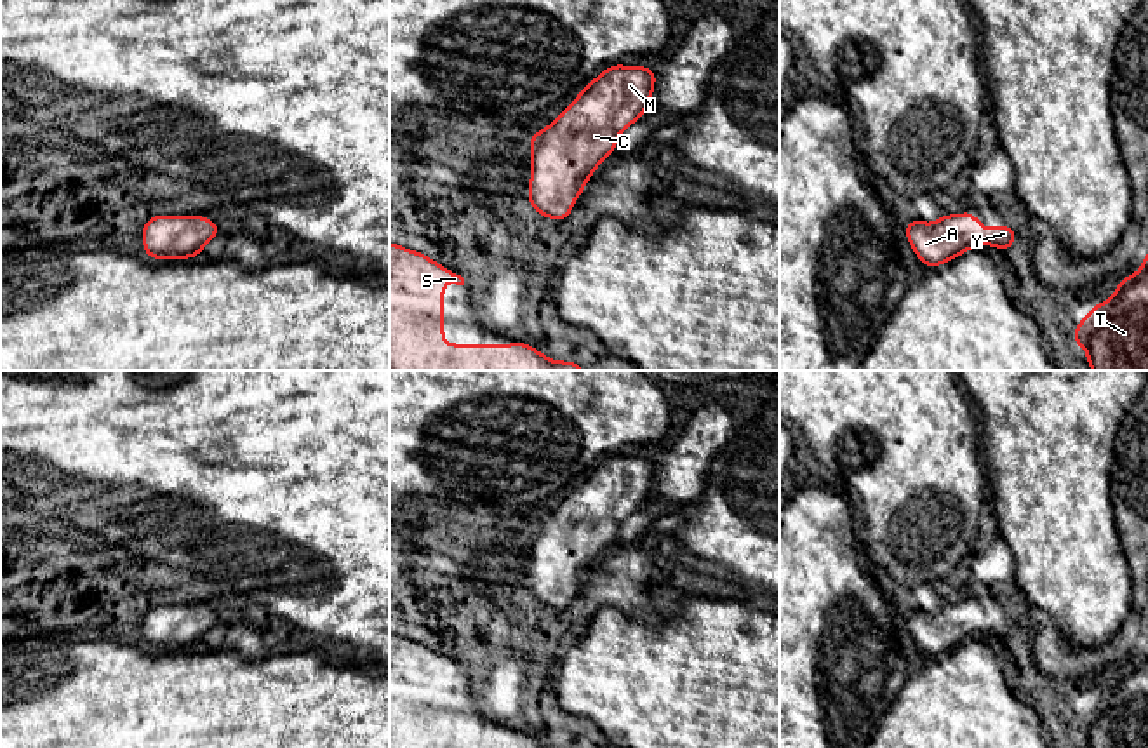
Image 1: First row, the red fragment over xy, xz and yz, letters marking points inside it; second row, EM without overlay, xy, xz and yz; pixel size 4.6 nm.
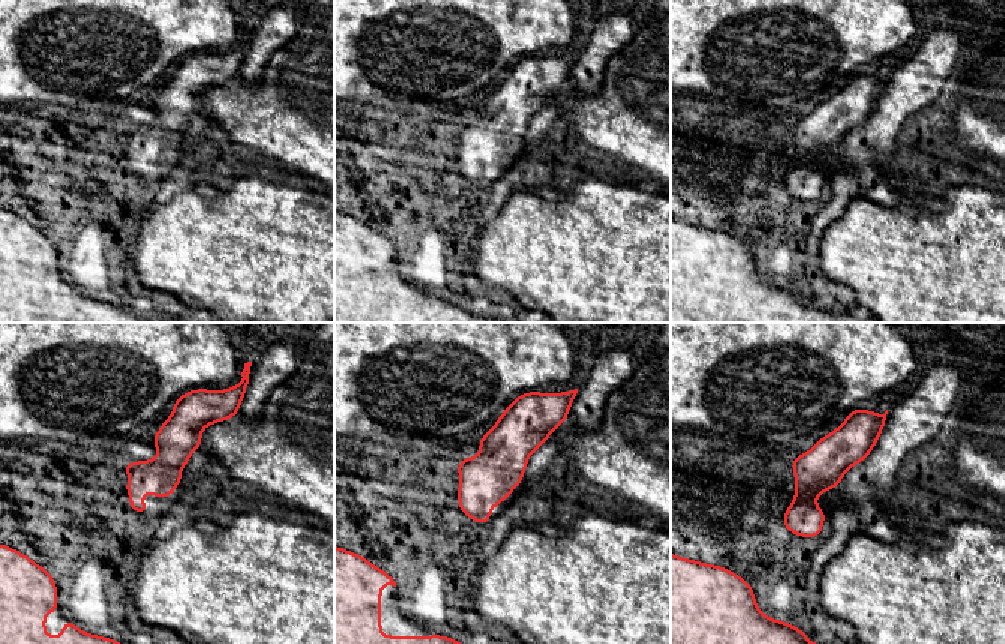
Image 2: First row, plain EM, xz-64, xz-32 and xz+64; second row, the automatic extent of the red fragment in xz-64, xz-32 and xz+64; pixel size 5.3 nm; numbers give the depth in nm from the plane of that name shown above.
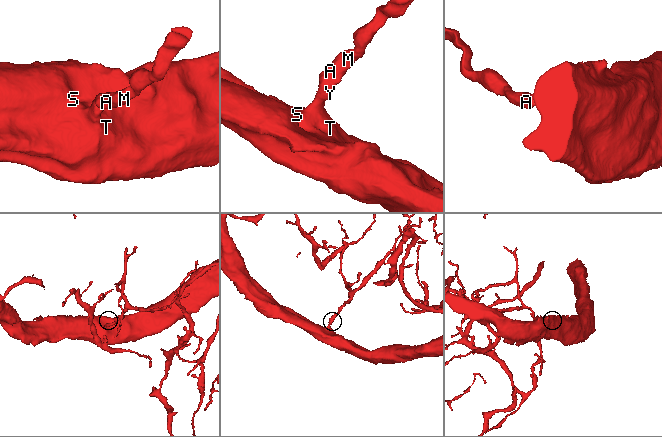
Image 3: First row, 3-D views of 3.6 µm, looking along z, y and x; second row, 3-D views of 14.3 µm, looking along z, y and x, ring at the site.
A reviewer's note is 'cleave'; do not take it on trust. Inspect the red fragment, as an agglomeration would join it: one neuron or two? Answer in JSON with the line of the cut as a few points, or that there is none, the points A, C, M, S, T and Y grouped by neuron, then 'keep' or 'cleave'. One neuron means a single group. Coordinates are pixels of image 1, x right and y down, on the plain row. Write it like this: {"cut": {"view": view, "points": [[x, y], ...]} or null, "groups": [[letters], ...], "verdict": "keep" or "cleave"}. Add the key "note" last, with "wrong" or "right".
{"cut": null, "groups": [["A", "C", "M", "S", "T", "Y"]], "verdict": "keep", "note": "wrong"}

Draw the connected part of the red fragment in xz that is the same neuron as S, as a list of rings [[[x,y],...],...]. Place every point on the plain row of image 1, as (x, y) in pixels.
[[[390,631],[390,748],[548,748],[527,732],[445,734],[445,671],[464,675],[461,665]]]

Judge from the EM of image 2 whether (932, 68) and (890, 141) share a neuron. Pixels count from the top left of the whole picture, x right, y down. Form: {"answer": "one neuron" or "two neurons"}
{"answer": "one neuron"}

